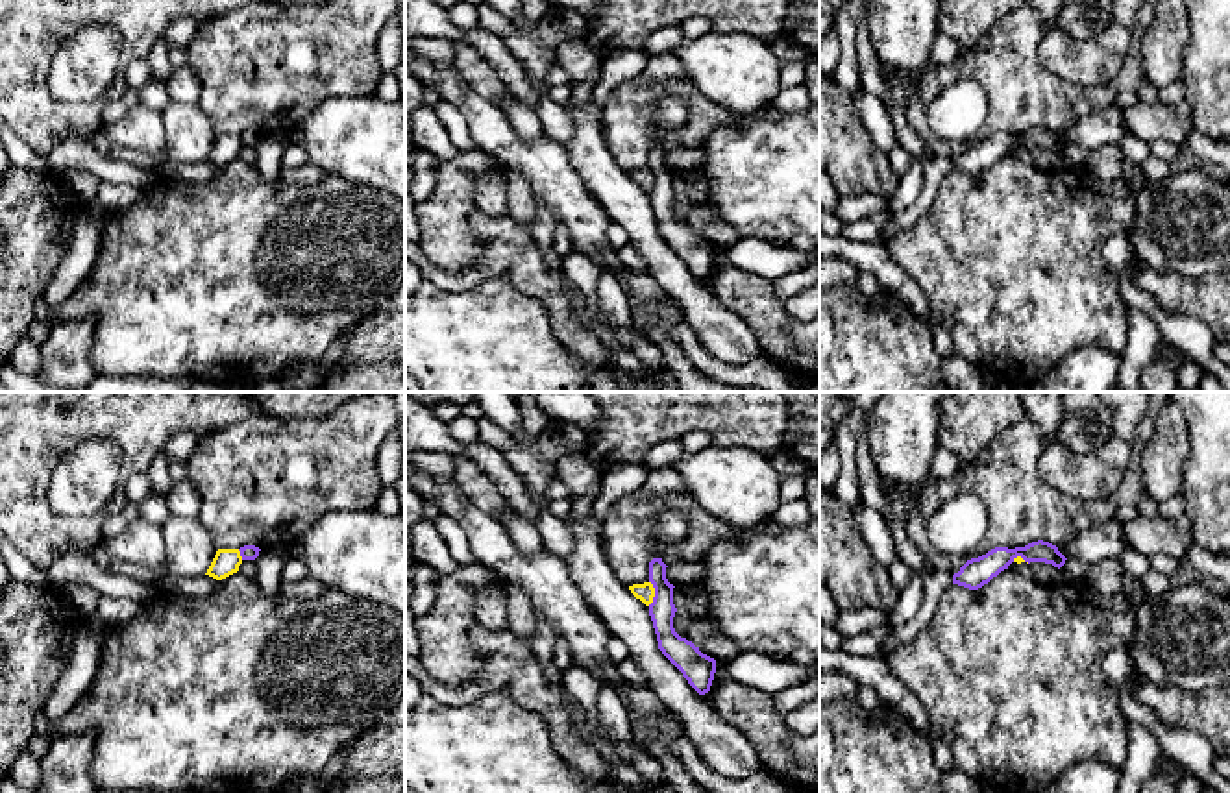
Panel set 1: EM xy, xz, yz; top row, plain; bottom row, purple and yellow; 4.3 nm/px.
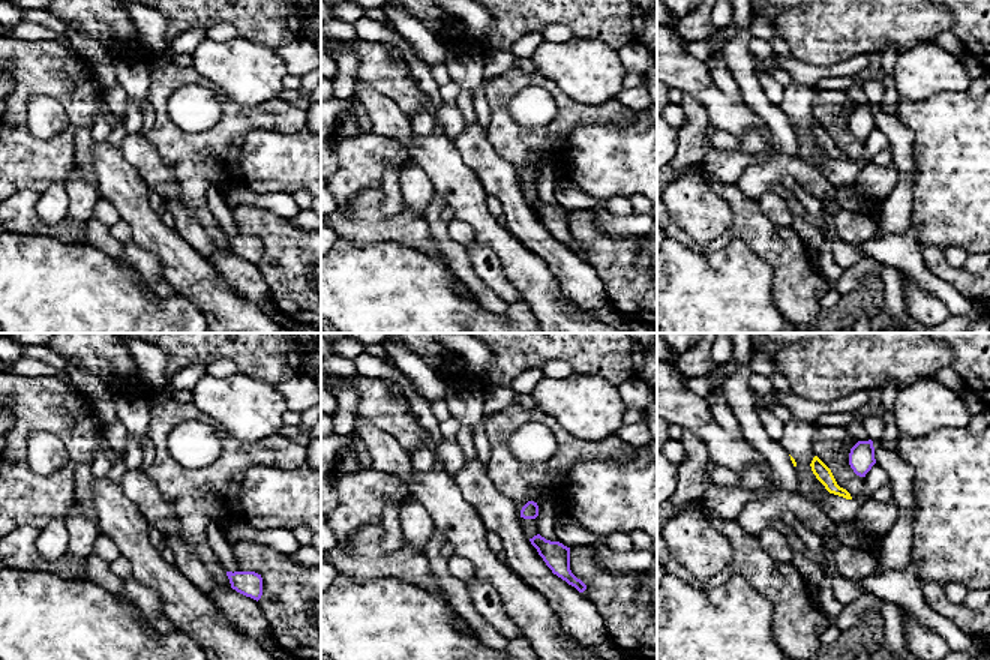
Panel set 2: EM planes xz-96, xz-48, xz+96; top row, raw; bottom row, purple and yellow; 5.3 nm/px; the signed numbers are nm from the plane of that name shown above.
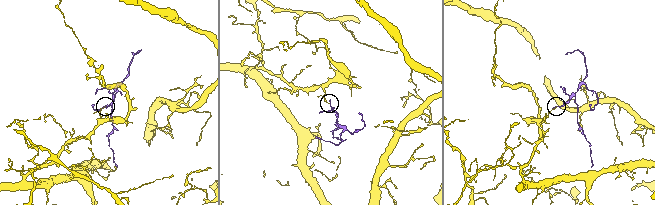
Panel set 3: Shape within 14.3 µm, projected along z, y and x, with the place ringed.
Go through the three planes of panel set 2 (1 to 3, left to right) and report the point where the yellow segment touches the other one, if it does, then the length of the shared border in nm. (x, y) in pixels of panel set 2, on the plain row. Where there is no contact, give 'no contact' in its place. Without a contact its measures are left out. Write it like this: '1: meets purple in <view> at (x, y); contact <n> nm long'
1: no contact
2: no contact
3: no contact

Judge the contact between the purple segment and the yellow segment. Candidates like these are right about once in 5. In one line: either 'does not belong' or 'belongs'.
does not belong

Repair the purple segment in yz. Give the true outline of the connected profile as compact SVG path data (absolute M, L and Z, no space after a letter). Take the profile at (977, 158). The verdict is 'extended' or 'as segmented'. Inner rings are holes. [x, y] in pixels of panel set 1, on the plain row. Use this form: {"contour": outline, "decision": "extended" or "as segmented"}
{"contour": "M1038 126L1025 133L995 133L978 144L967 146L958 159L953 161L953 170L978 176L988 170L1001 157L1008 155L1008 152L1021 142L1025 148L1045 148L1054 153L1062 153L1065 150L1065 142L1058 137L1056 131Z", "decision": "as segmented"}

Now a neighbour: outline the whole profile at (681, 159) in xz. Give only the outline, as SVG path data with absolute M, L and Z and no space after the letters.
M675 148L666 153L666 165L673 172L701 172L705 148Z

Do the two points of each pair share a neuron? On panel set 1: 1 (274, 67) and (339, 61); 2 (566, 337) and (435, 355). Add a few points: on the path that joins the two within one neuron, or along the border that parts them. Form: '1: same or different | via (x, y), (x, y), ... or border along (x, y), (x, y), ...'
1: same | via (289, 61), (322, 61)
2: different | border along (539, 300), (548, 313), (553, 335), (590, 366)

